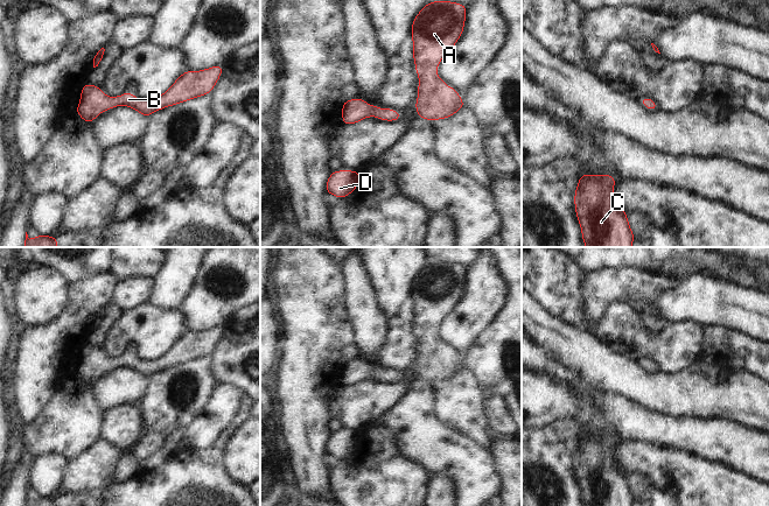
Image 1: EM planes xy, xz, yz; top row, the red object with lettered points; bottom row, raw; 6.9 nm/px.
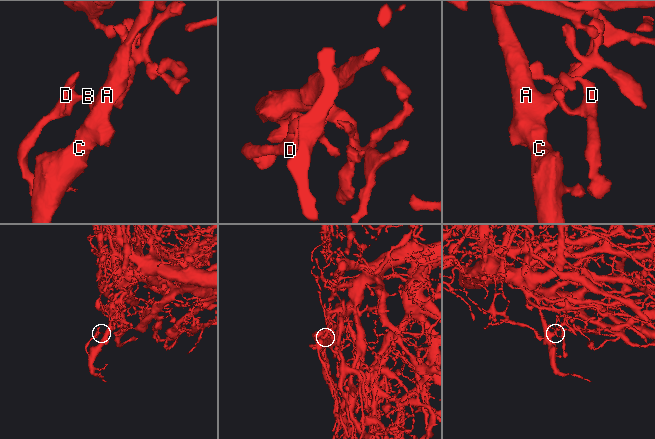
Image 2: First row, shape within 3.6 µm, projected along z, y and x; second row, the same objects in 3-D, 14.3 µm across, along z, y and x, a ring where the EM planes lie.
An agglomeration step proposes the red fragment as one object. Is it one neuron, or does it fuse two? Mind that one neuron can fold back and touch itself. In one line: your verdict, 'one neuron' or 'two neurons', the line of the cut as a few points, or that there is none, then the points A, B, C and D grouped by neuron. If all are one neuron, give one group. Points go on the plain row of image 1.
one neuron; no cut; A B C D

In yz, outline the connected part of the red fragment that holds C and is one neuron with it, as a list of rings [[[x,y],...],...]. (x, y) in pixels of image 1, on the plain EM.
[[[581,435],[574,454],[576,480],[585,506],[632,506],[628,476],[614,461],[614,436]]]

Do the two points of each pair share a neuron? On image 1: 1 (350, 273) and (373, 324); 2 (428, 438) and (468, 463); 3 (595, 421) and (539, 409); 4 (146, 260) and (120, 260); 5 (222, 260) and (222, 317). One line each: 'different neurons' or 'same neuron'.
1: same neuron
2: same neuron
3: same neuron
4: same neuron
5: same neuron

